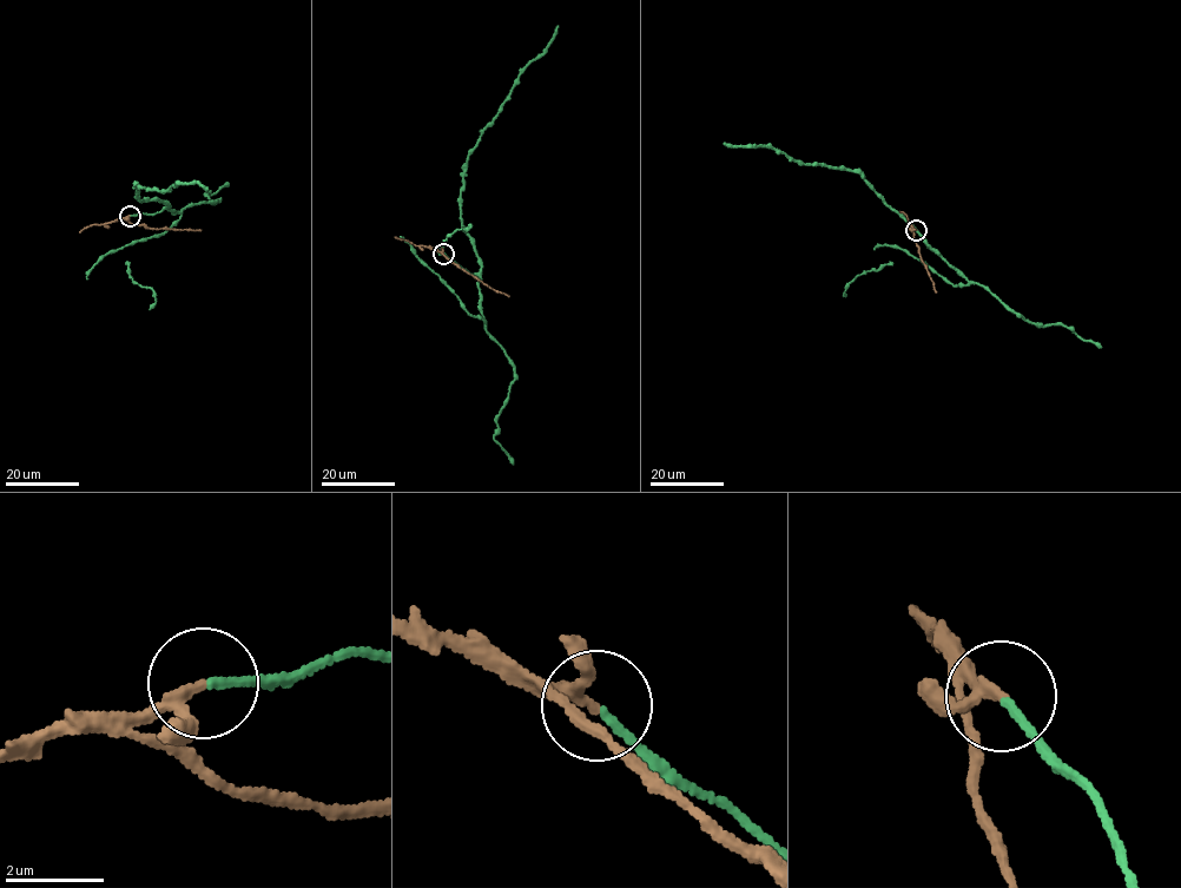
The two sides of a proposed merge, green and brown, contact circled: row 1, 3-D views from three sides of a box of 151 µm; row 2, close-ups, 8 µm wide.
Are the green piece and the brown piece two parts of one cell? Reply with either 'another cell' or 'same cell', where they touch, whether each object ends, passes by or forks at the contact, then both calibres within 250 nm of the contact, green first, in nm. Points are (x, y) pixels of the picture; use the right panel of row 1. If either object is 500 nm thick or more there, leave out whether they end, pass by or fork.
another cell | (916, 230) | green ends | brown passes by | 160/180 nm

